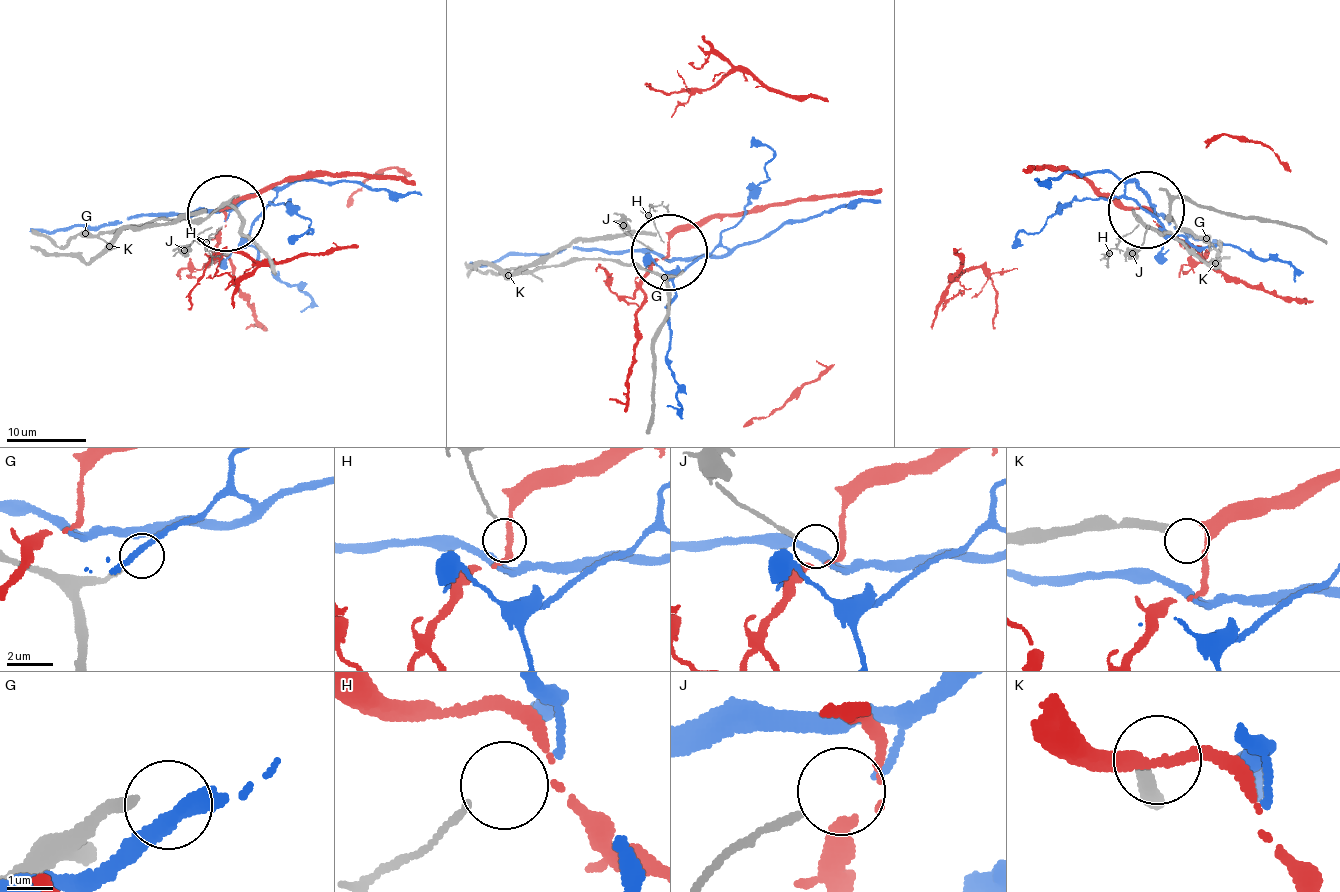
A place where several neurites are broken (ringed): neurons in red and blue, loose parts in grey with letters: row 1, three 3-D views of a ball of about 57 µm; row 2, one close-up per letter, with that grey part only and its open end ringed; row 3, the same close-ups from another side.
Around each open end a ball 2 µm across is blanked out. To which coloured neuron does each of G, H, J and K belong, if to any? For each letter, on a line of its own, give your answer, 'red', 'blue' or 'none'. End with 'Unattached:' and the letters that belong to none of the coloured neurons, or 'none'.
G: none
H: none
J: blue
K: red
Unattached: G, H

